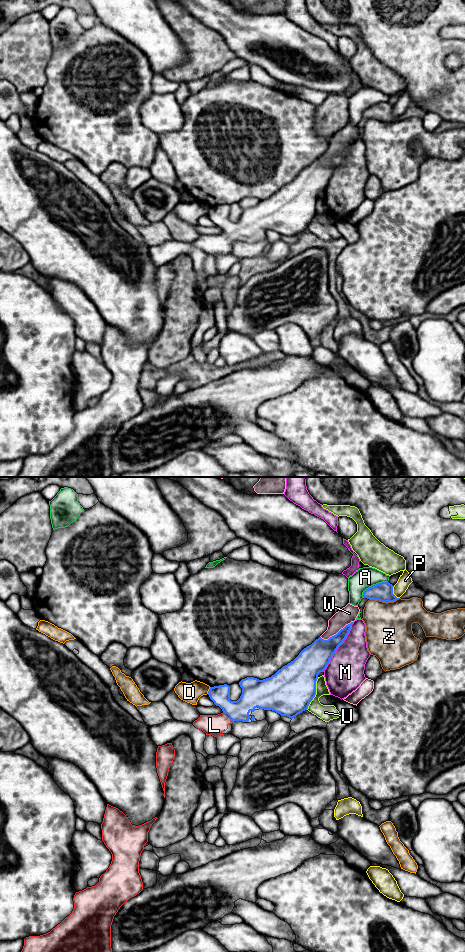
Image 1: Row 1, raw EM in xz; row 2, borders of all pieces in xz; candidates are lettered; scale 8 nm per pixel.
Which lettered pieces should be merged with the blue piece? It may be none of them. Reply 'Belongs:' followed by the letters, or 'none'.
Belongs: L

